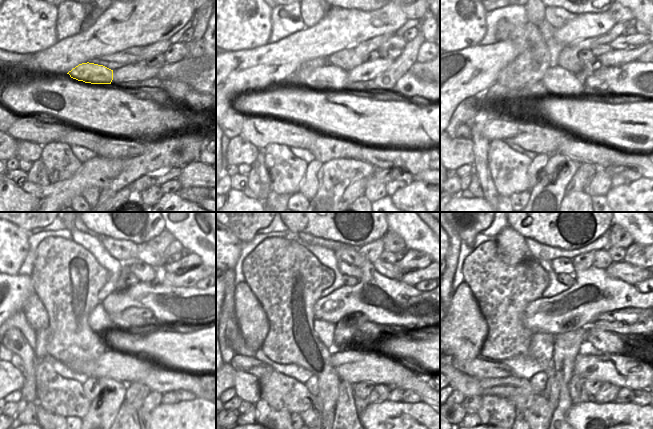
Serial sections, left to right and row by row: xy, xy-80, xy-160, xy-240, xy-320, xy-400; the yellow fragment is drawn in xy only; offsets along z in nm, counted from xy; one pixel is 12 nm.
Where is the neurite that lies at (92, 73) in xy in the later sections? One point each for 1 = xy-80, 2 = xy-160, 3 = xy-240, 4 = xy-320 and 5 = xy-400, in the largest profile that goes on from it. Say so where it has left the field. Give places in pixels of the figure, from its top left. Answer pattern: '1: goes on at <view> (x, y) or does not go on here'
1: goes on at xy-80 (329, 76)
2: goes on at xy-160 (559, 81)
3: goes on at xy-240 (127, 318)
4: goes on at xy-320 (366, 330)
5: goes on at xy-400 (605, 341)

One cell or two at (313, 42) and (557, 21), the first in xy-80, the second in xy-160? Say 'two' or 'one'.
two

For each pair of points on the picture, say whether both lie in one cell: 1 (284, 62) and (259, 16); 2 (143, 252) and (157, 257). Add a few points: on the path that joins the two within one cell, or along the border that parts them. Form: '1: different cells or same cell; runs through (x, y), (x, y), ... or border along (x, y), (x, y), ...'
1: different cells; border along (268, 43), (245, 49)
2: same cell; runs through (146, 254), (154, 257)

